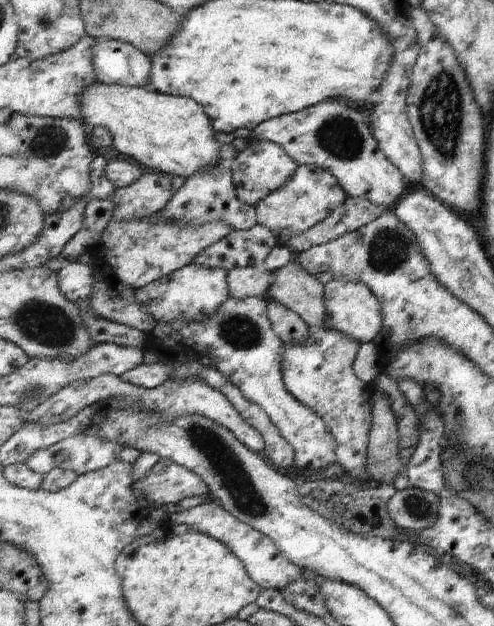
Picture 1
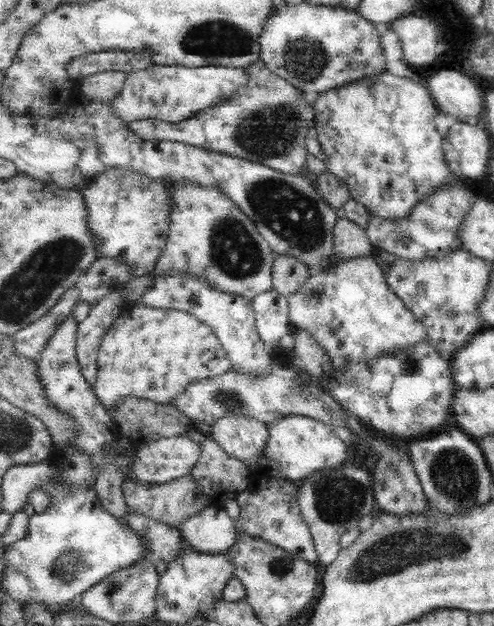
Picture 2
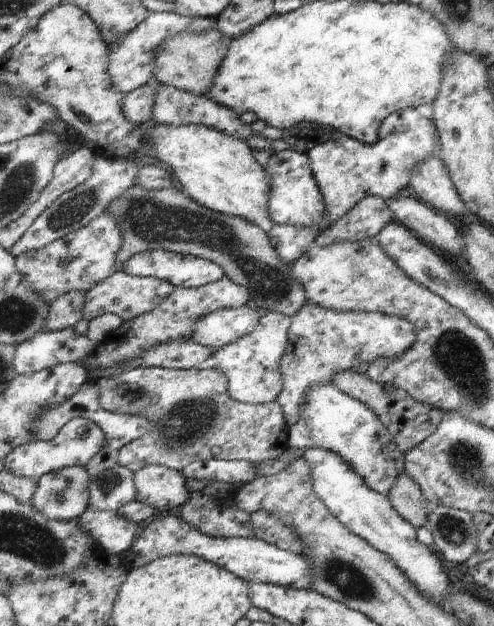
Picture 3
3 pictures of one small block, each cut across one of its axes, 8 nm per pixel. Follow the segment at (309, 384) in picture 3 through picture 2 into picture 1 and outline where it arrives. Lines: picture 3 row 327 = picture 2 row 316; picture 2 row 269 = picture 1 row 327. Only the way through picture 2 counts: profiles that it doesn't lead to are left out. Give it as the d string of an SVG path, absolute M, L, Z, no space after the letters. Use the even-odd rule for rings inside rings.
M339 278L325 285L325 304L327 304L328 320L326 326L347 334L351 340L359 344L370 343L383 330L383 314L380 299L368 286L361 282L353 282L347 278Z

